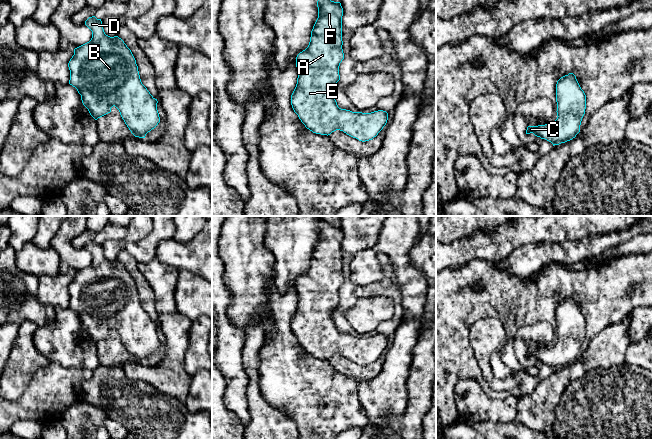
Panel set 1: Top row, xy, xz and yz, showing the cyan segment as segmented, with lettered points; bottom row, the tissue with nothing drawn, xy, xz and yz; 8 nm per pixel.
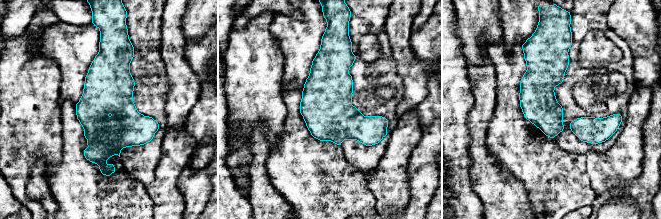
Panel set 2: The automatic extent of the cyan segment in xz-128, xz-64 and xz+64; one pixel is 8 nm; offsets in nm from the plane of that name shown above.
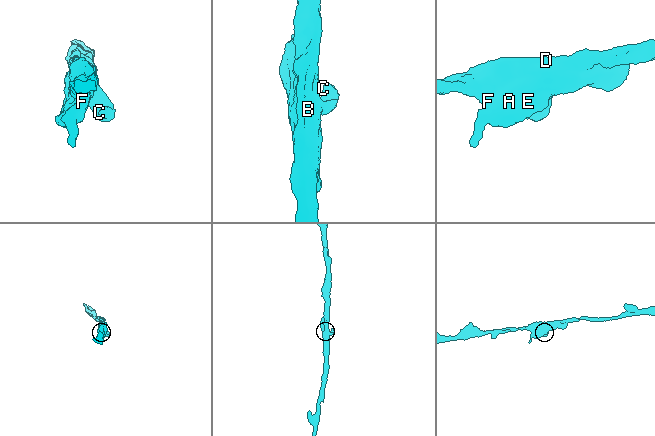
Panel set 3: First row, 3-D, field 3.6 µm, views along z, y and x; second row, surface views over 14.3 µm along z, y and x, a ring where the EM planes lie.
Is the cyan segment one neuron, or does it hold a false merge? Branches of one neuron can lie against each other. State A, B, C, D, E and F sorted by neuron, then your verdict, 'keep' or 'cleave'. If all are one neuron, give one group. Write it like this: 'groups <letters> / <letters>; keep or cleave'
groups A B D E F / C; cleave

